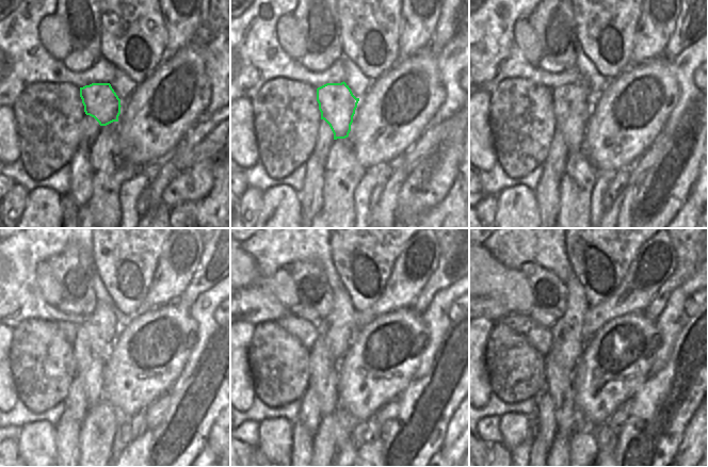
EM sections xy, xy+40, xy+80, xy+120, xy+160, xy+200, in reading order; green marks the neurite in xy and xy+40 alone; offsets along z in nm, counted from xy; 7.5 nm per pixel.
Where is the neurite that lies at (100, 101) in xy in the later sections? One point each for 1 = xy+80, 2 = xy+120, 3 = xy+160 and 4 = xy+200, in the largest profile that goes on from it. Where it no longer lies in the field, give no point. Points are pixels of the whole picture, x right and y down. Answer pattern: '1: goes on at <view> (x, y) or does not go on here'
1: goes on at xy+80 (572, 103)
2: goes on at xy+120 (91, 355)
3: goes on at xy+160 (325, 360)
4: goes on at xy+200 (559, 374)

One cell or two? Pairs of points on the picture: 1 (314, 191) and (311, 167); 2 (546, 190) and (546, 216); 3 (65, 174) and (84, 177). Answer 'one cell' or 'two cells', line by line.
1: one cell
2: one cell
3: two cells

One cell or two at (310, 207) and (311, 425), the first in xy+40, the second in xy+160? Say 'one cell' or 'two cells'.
two cells

